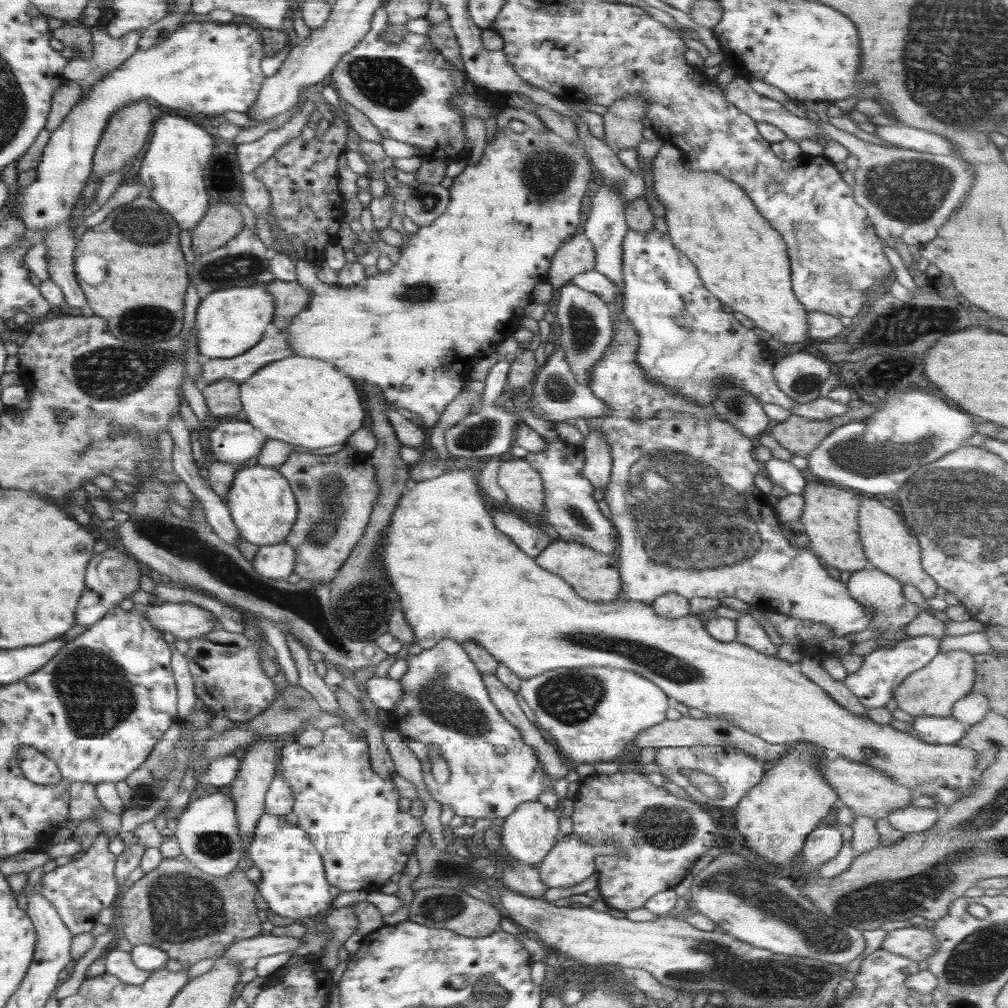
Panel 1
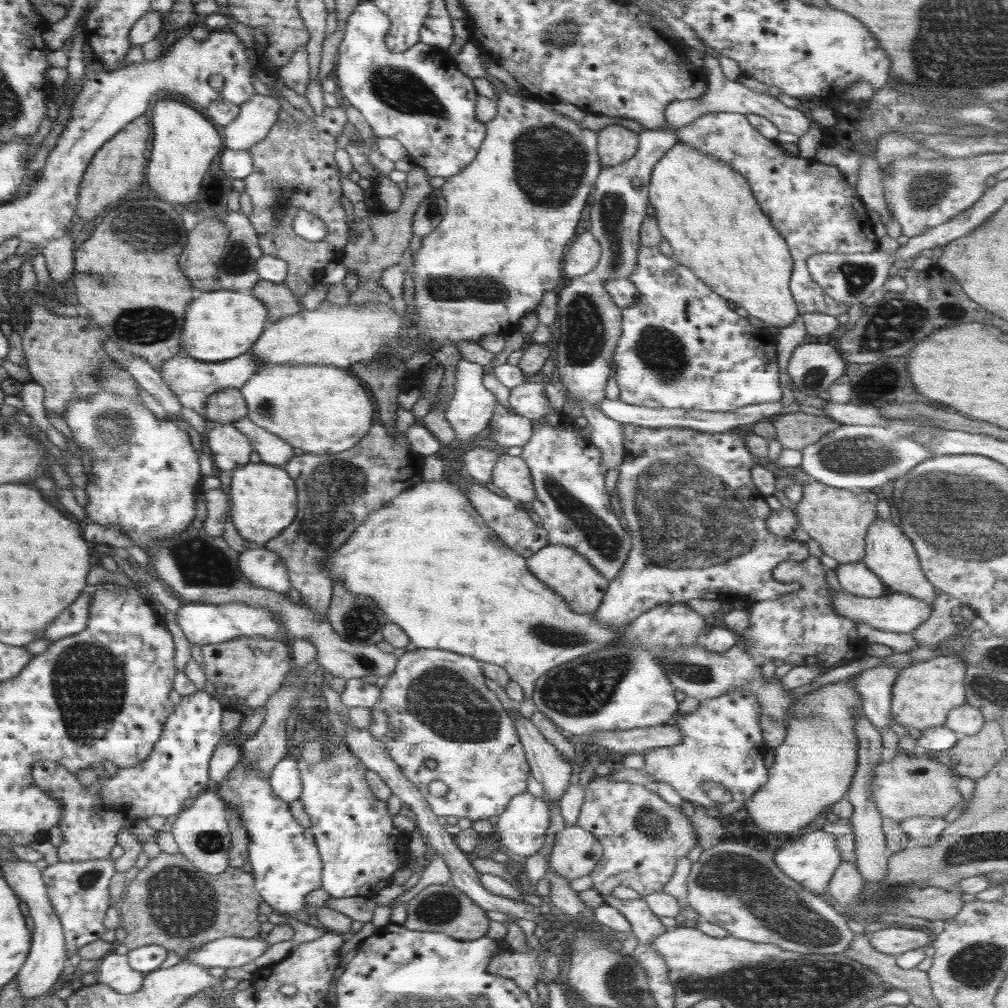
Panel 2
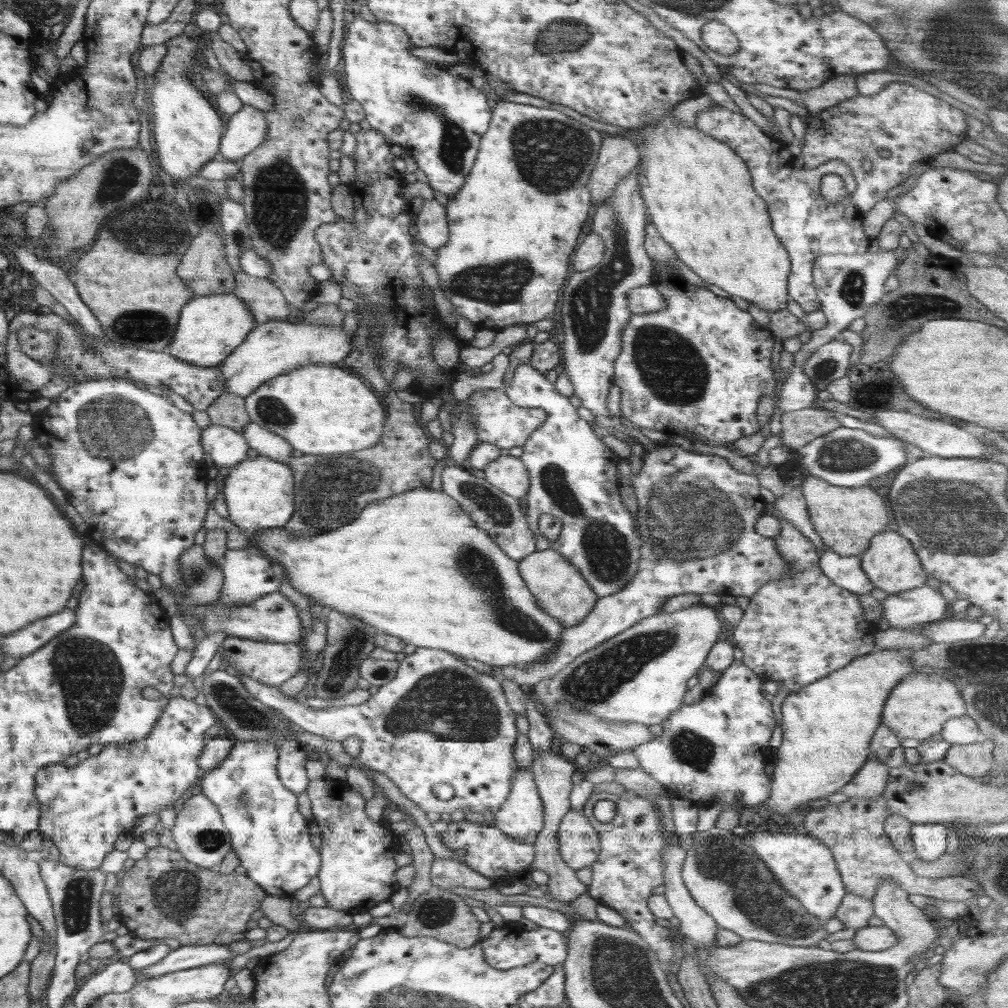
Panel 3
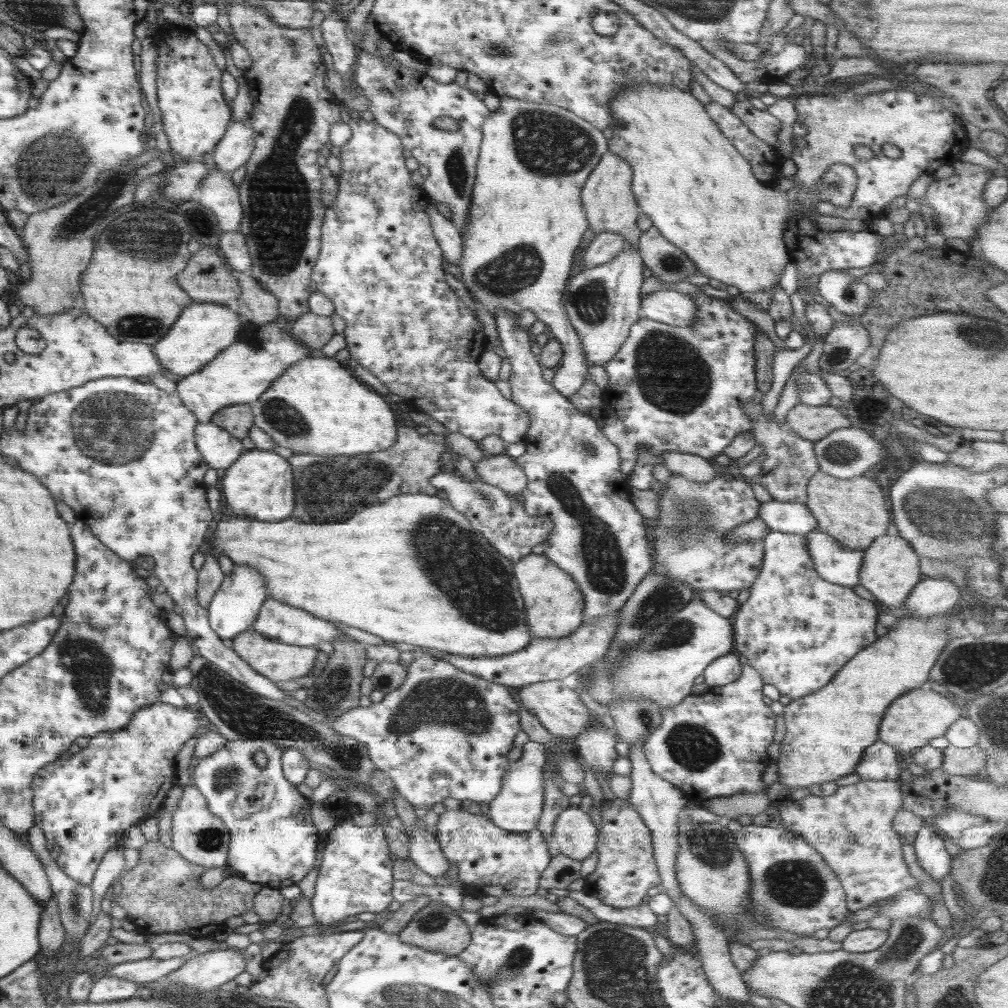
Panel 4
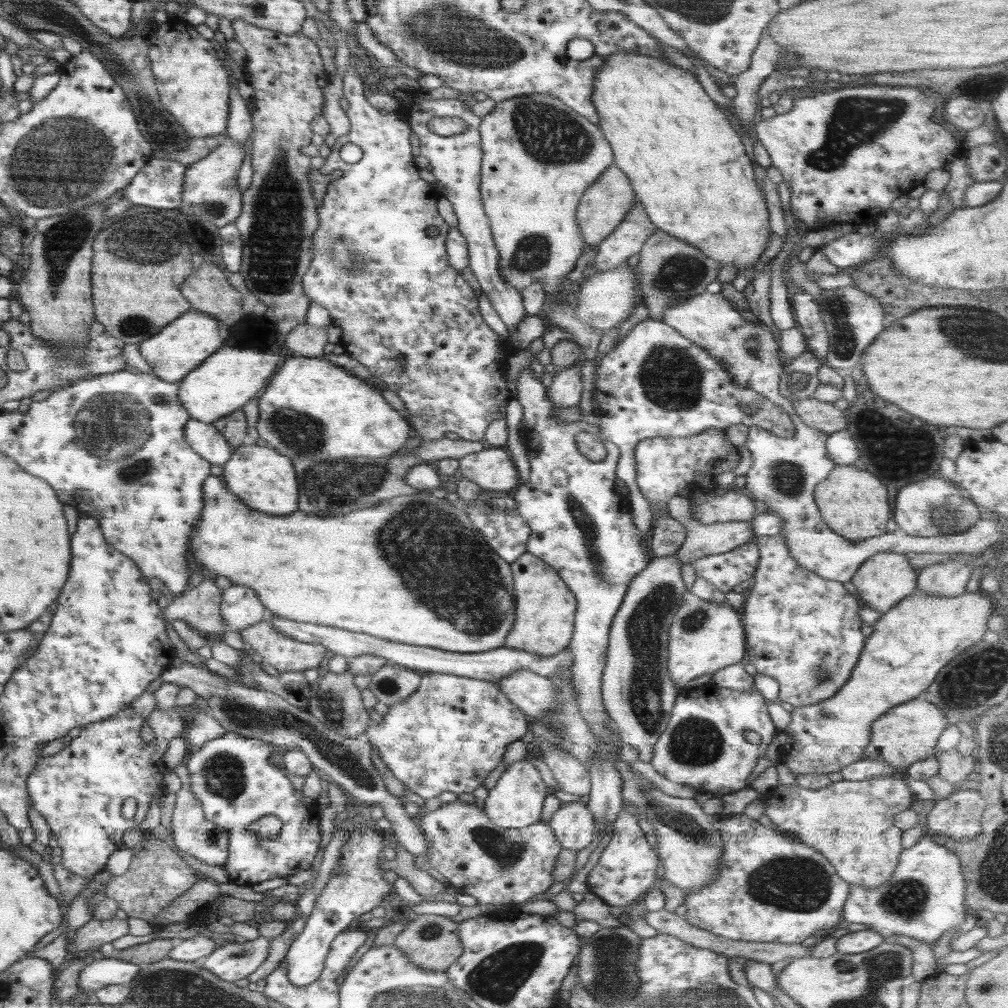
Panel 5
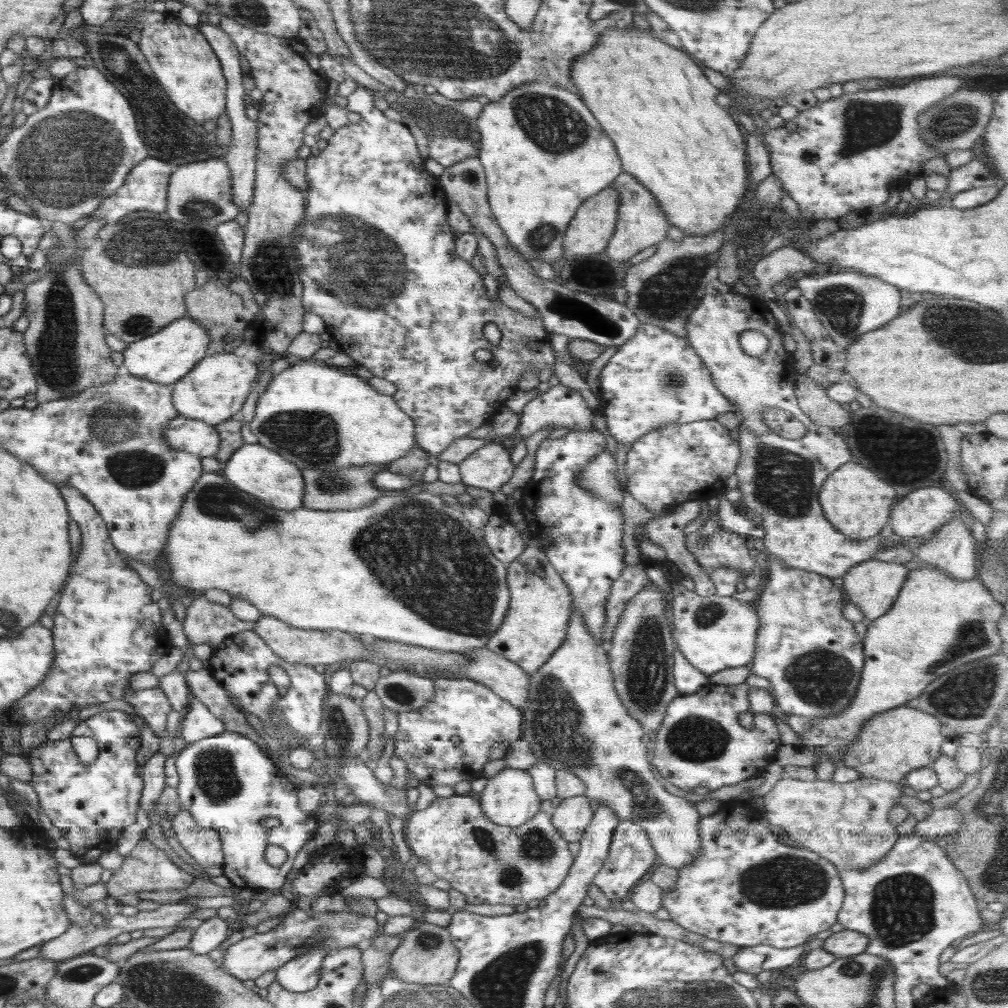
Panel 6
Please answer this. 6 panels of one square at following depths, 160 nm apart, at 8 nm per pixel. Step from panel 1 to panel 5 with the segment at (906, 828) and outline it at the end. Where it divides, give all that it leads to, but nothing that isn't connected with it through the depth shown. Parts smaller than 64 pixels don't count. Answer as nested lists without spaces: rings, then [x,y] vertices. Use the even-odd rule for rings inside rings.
[[[930,837],[920,838],[914,846],[903,849],[892,876],[881,885],[868,888],[851,885],[842,909],[846,922],[867,924],[890,942],[895,936],[916,938],[931,944],[944,932],[958,928],[966,918],[965,878],[959,858]]]

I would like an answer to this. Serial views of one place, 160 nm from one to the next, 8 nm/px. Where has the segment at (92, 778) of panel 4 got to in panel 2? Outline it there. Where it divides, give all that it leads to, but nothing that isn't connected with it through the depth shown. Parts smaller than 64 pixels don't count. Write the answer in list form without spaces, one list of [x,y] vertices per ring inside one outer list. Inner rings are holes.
[[[197,691],[192,696],[181,697],[176,704],[176,712],[168,718],[164,726],[164,732],[156,742],[155,749],[150,757],[136,766],[120,767],[116,774],[105,773],[93,785],[83,787],[76,774],[66,767],[53,761],[40,761],[33,769],[34,781],[40,790],[47,792],[63,806],[64,816],[59,828],[64,840],[57,847],[57,856],[62,862],[86,862],[94,858],[109,858],[110,851],[118,843],[120,830],[132,828],[137,821],[146,820],[149,817],[161,816],[167,818],[170,814],[178,815],[182,812],[182,804],[188,798],[196,798],[204,788],[208,786],[211,778],[208,778],[208,760],[212,752],[216,750],[222,730],[220,730],[220,716],[222,706],[212,696],[204,691]]]

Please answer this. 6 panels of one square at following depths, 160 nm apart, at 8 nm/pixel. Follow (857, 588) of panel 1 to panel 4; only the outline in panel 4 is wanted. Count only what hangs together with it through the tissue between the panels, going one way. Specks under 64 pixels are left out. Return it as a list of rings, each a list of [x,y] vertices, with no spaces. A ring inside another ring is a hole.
[[[819,528],[804,535],[814,570],[820,577],[835,585],[854,587],[859,584],[863,550],[848,550]]]

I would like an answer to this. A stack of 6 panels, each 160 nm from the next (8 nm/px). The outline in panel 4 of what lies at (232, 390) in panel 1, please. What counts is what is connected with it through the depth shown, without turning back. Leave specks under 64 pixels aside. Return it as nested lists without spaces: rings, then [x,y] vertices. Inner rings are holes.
[[[235,403],[232,406],[227,406],[227,408],[215,413],[211,421],[216,424],[216,426],[223,427],[224,430],[230,431],[232,436],[239,439],[246,437],[249,433],[249,428],[254,425],[253,412],[249,403]]]

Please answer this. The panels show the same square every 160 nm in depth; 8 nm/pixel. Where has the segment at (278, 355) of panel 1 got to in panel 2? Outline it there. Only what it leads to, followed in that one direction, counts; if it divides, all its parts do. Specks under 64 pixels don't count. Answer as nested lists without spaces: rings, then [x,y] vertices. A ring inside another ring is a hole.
[[[248,350],[246,354],[218,362],[206,362],[180,354],[164,361],[158,373],[184,407],[192,408],[192,410],[204,416],[206,403],[211,394],[225,388],[239,389],[245,382],[248,382],[248,379],[254,373],[264,366],[261,362],[257,362],[255,360],[257,356],[253,356],[251,353],[252,351]]]

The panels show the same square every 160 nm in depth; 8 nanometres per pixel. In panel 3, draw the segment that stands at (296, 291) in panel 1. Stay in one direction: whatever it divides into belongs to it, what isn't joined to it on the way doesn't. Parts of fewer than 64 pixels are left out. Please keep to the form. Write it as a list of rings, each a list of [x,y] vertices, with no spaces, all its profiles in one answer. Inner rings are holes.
[[[239,272],[235,279],[238,281],[238,286],[232,293],[247,306],[256,325],[276,319],[286,319],[290,314],[289,302],[285,299],[283,292],[269,279],[246,275],[243,272]]]

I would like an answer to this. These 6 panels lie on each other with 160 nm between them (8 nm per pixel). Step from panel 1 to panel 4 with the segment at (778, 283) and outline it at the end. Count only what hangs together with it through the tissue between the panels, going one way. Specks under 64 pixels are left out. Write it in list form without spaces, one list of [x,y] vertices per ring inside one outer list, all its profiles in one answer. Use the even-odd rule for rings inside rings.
[[[638,83],[613,95],[609,109],[617,121],[603,130],[607,150],[623,158],[632,167],[631,189],[640,213],[653,222],[663,238],[689,256],[698,273],[710,279],[736,286],[739,292],[768,291],[772,294],[790,262],[782,238],[784,222],[790,215],[806,216],[824,232],[869,230],[869,223],[865,221],[820,215],[815,208],[802,208],[798,203],[790,202],[789,194],[795,188],[794,178],[782,177],[781,183],[773,186],[761,183],[754,176],[749,160],[722,134],[706,113],[704,105],[689,90]]]

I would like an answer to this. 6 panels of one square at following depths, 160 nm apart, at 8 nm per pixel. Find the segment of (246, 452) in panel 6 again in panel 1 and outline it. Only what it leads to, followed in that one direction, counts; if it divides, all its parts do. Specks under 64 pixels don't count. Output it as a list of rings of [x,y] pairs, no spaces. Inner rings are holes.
[[[241,466],[227,492],[228,505],[239,536],[259,547],[282,543],[294,526],[297,504],[288,480],[275,467]]]

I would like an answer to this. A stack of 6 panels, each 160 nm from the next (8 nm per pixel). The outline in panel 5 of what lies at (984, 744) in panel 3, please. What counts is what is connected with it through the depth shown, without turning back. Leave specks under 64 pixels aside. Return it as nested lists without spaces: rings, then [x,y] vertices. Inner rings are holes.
[[[953,749],[948,752],[937,751],[939,771],[937,776],[957,786],[968,778],[975,776],[978,760],[974,755],[964,757]]]

